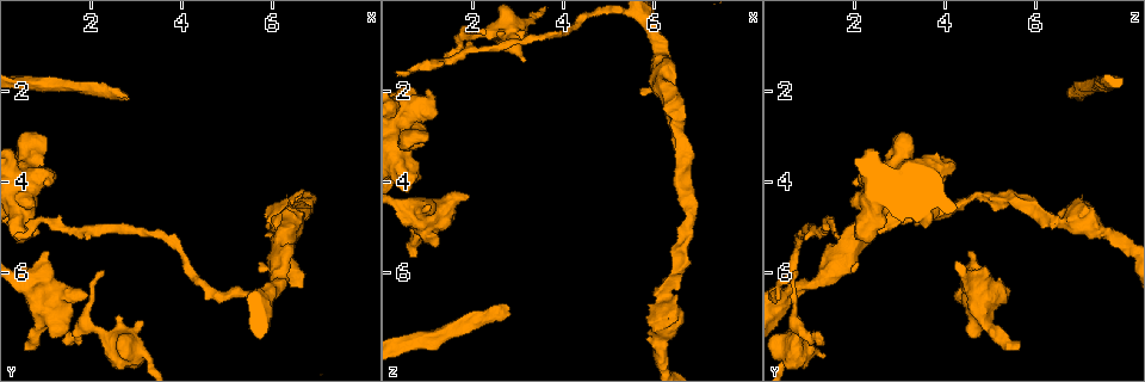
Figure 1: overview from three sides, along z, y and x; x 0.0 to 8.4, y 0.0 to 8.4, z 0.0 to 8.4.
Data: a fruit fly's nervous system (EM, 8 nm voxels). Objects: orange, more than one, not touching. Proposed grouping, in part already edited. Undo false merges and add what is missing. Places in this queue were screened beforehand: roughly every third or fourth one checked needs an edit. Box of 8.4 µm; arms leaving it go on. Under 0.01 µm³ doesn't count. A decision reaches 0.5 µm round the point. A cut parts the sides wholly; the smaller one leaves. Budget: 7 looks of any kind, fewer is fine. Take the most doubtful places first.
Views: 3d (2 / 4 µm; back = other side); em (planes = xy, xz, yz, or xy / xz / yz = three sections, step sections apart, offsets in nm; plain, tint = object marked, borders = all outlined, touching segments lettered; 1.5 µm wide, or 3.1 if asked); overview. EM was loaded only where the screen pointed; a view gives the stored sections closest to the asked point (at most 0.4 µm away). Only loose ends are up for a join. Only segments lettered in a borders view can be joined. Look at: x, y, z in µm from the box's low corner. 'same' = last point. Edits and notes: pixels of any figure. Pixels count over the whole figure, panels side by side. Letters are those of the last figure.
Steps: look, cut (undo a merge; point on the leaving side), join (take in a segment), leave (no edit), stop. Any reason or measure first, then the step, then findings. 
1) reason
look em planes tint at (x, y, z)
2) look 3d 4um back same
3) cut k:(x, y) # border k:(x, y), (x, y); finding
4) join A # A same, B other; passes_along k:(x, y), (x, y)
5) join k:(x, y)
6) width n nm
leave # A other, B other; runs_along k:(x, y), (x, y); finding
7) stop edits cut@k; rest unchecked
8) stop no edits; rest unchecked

branch stops here
look em planes borders at (0.70, 7.60, 5.60)

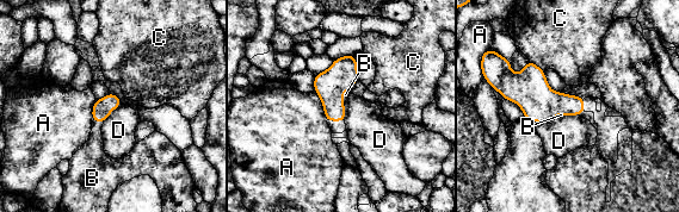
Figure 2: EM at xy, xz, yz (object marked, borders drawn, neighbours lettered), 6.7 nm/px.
join B # A other, B same, C other, D other; passes_along 2:(103, 107), (98, 123), (91, 158); it goes on there

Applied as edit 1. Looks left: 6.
branch stops here
look em planes borders at (2.30, 5.90, 0.80)

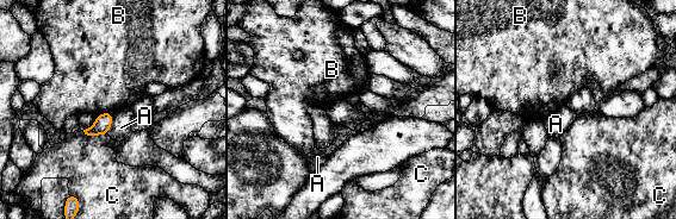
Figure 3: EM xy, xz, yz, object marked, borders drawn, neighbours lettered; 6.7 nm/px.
longest_contact C 170 nm
leave # A other, B other, C other; no lettered segment goes on from it

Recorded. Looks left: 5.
stop edits join@2; rest unchecked

